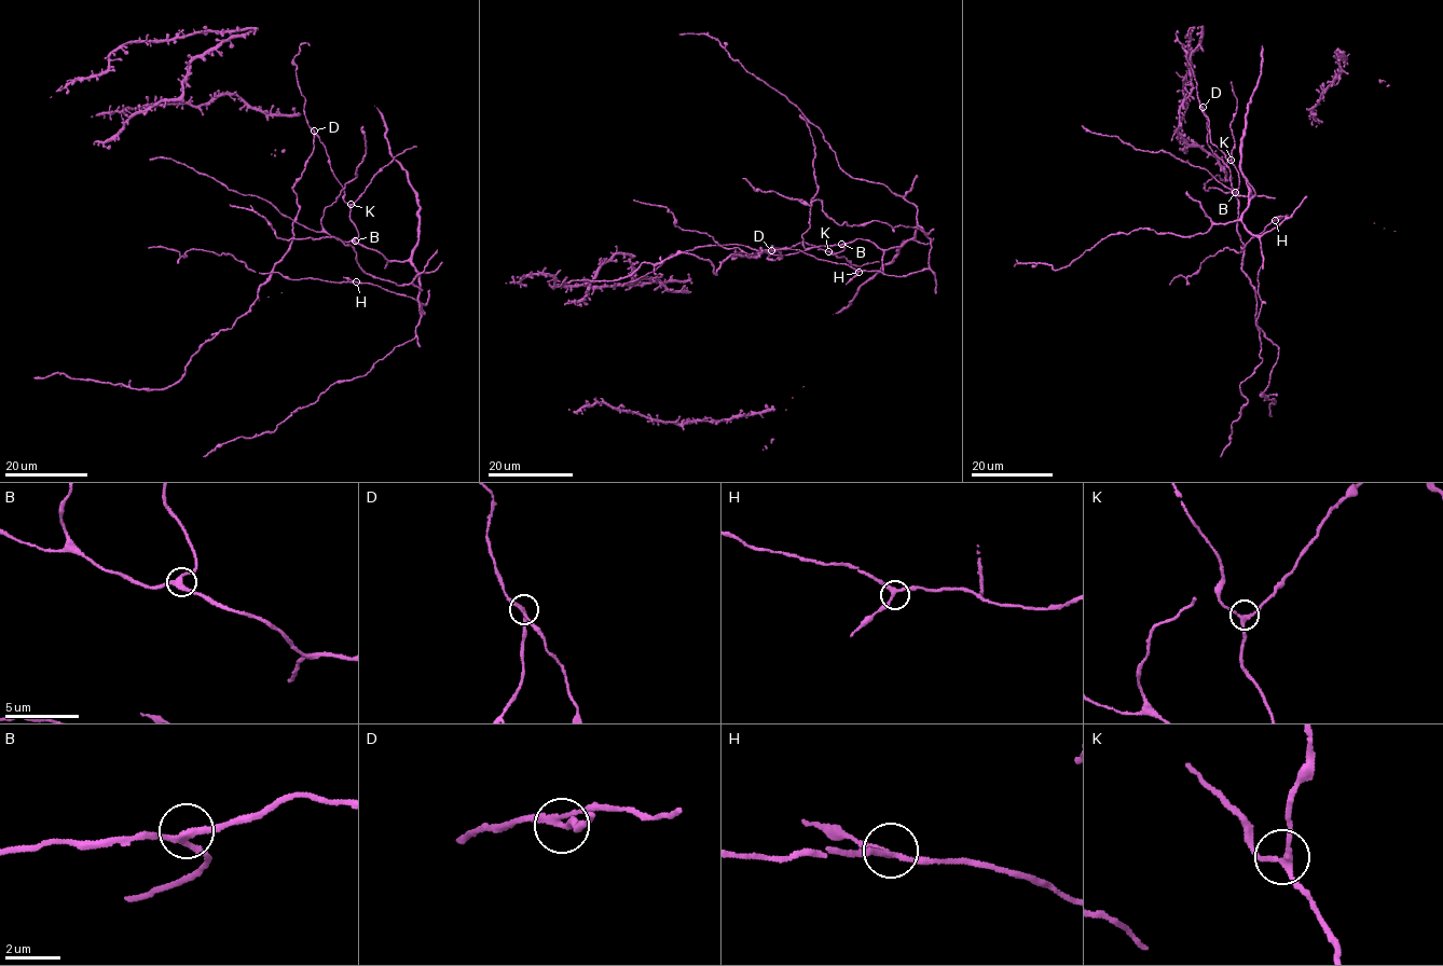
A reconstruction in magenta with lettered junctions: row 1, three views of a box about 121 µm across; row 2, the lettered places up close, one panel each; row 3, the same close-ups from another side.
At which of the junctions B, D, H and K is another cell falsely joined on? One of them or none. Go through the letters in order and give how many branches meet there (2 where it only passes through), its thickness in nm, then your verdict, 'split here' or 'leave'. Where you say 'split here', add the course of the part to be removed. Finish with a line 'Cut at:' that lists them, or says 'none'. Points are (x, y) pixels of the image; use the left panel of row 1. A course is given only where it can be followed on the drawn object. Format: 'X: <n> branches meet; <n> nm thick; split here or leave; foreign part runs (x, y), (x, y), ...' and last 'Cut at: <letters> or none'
B: 3 branches meet; 240 nm thick; leave
D: 3 branches meet; 180 nm thick; split here; foreign part runs (314, 130), (293, 189), (290, 249), (178, 381), (160, 389), (33, 377)
H: 3 branches meet; 190 nm thick; leave
K: 3 branches meet; 200 nm thick; leave
Cut at: D

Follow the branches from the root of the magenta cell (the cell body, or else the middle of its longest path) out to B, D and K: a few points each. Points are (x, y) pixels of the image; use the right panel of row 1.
B: (1221, 189), (1234, 193), (1235, 196), (1235, 192)
D: (1221, 189), (1233, 192), (1231, 169), (1208, 143), (1207, 114), (1203, 107)
K: (1221, 189), (1234, 193), (1235, 196), (1239, 187), (1238, 171), (1231, 160)

